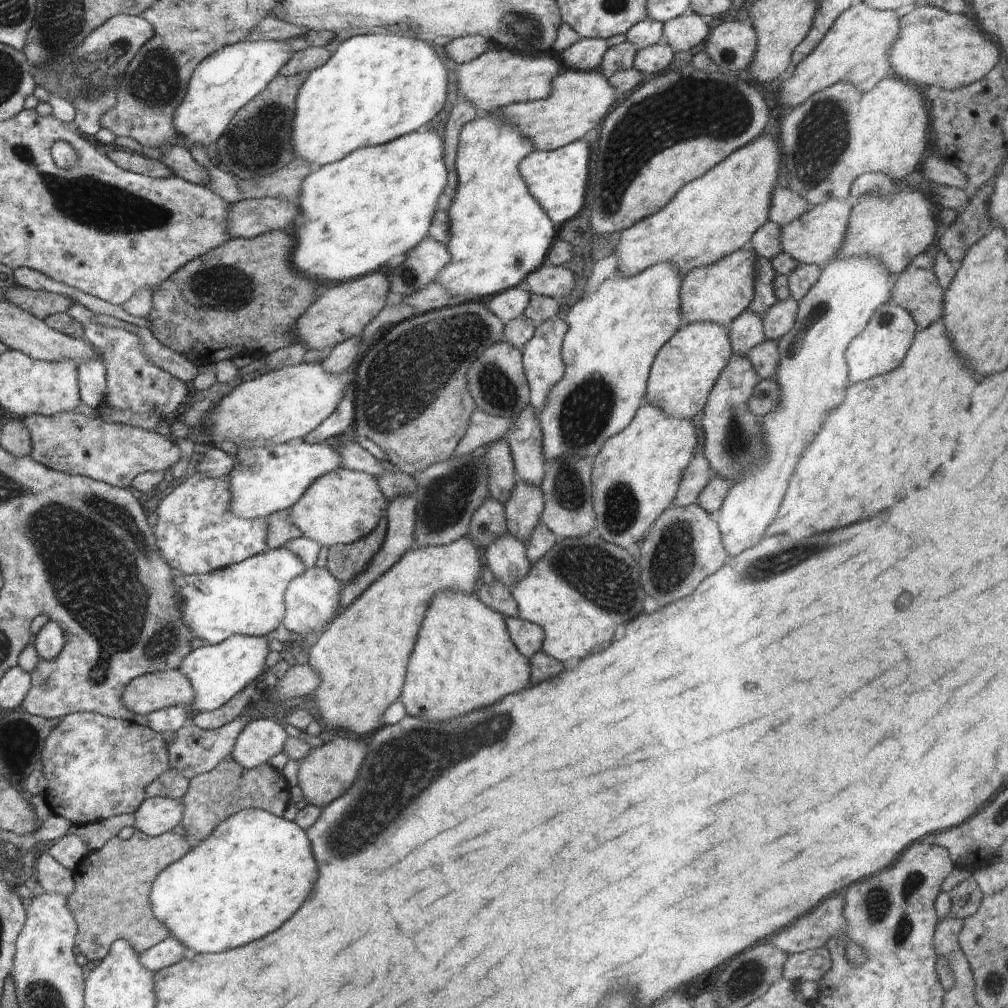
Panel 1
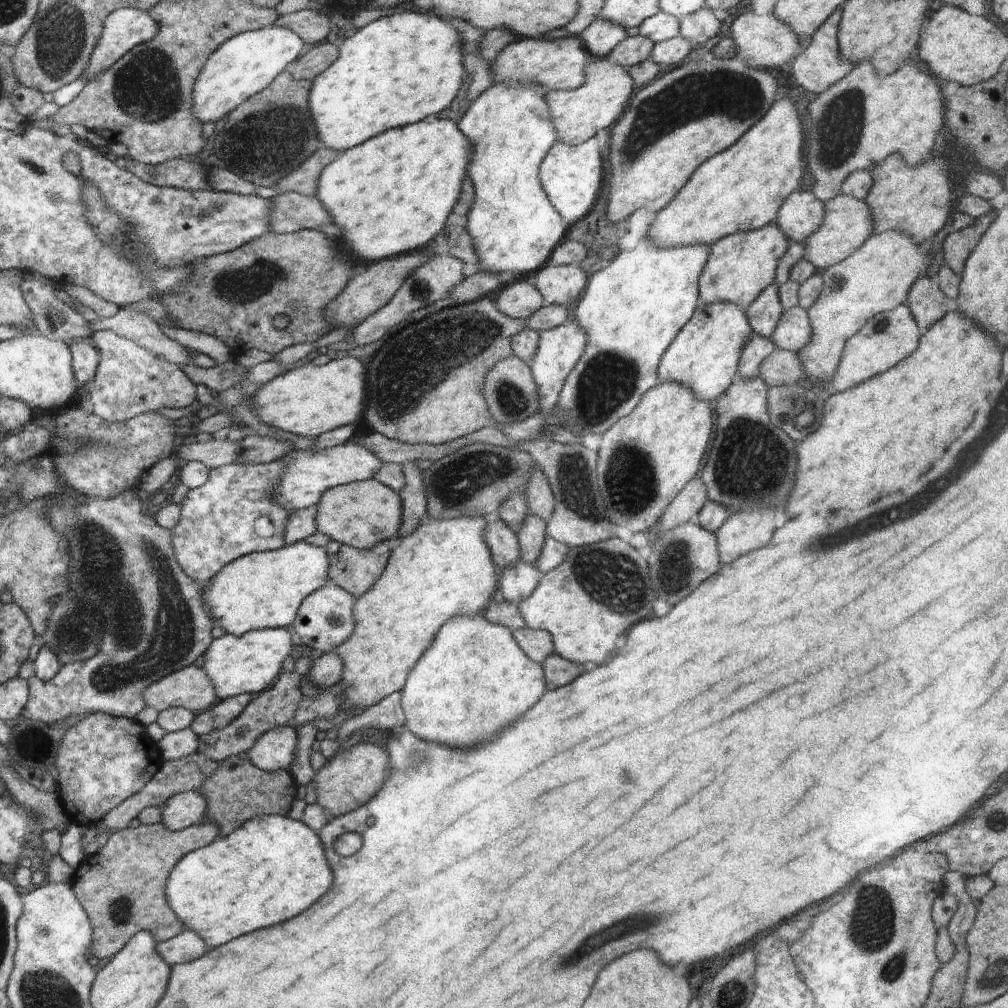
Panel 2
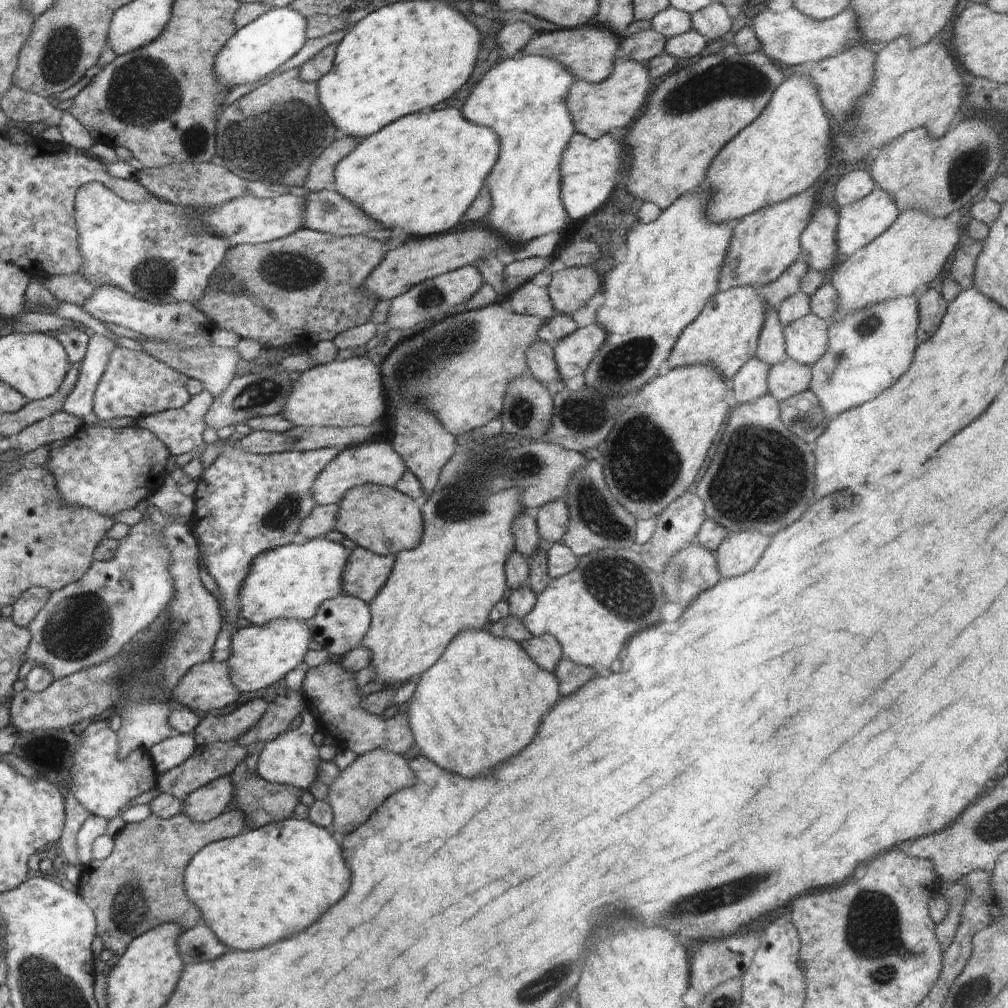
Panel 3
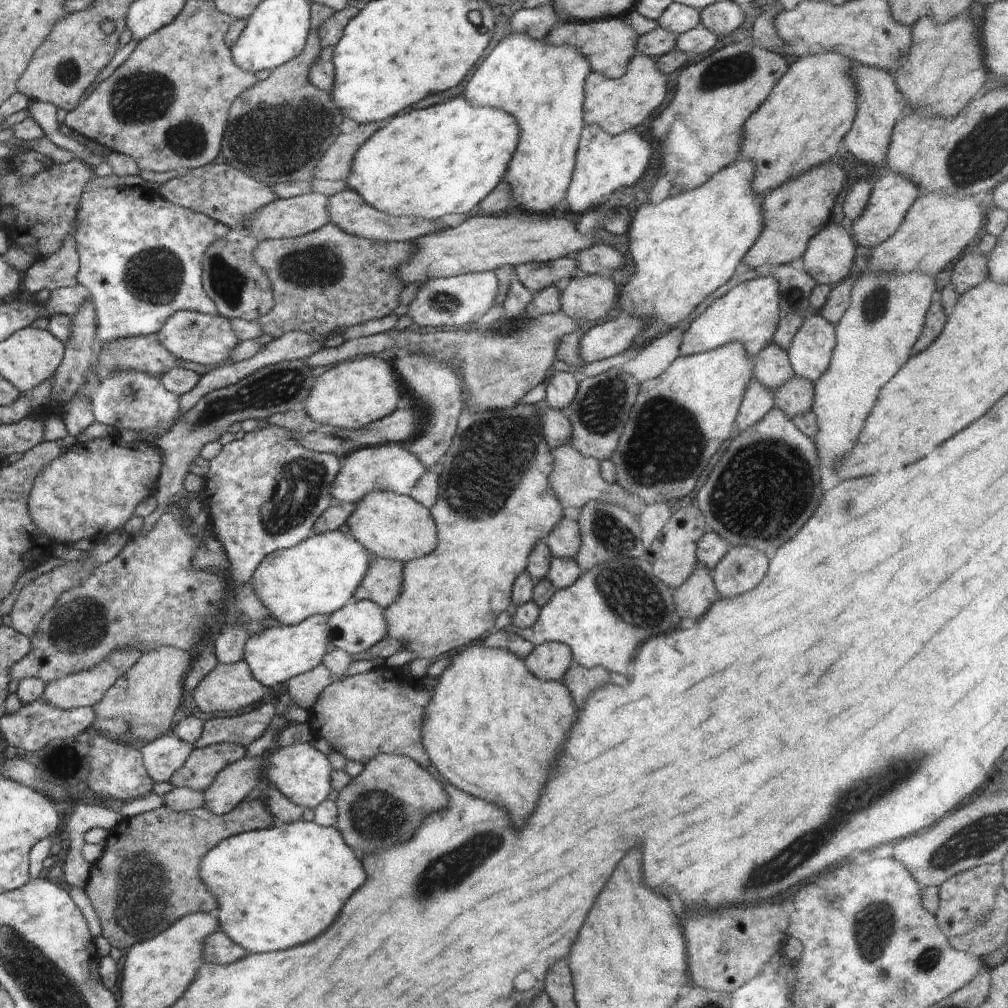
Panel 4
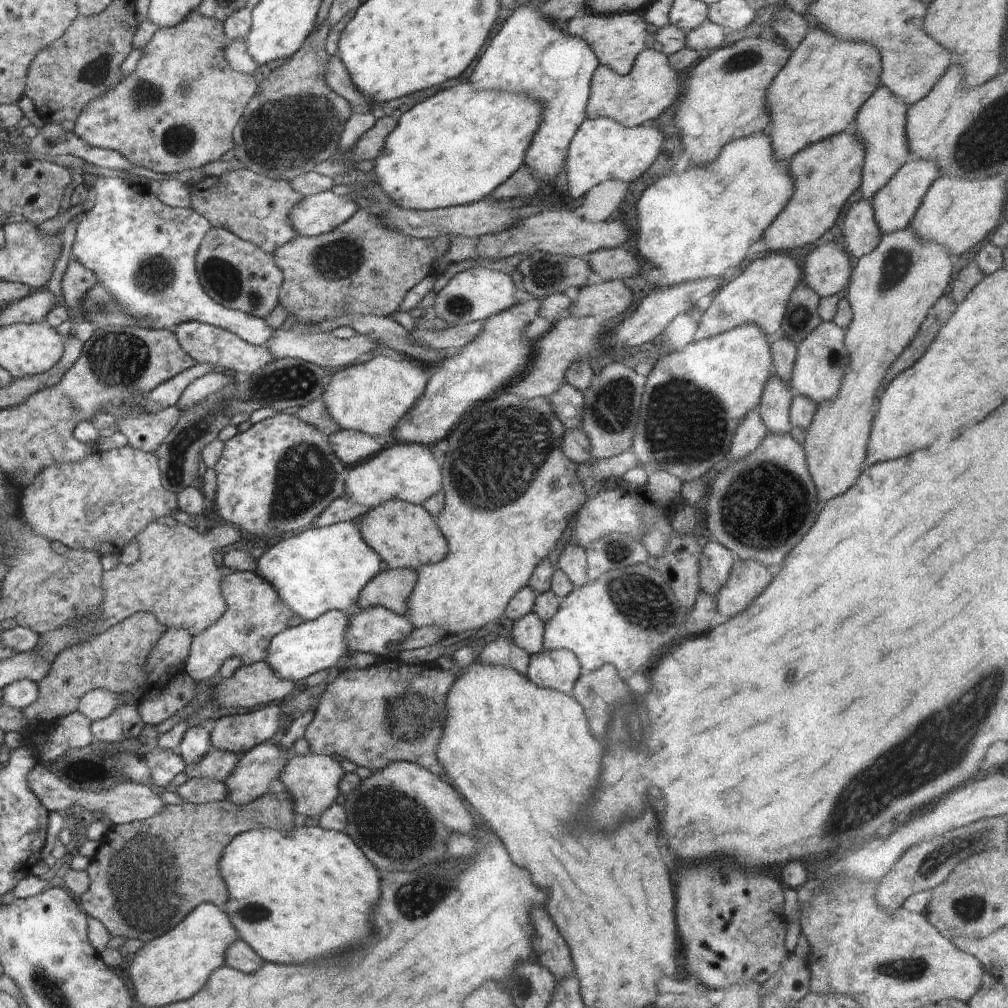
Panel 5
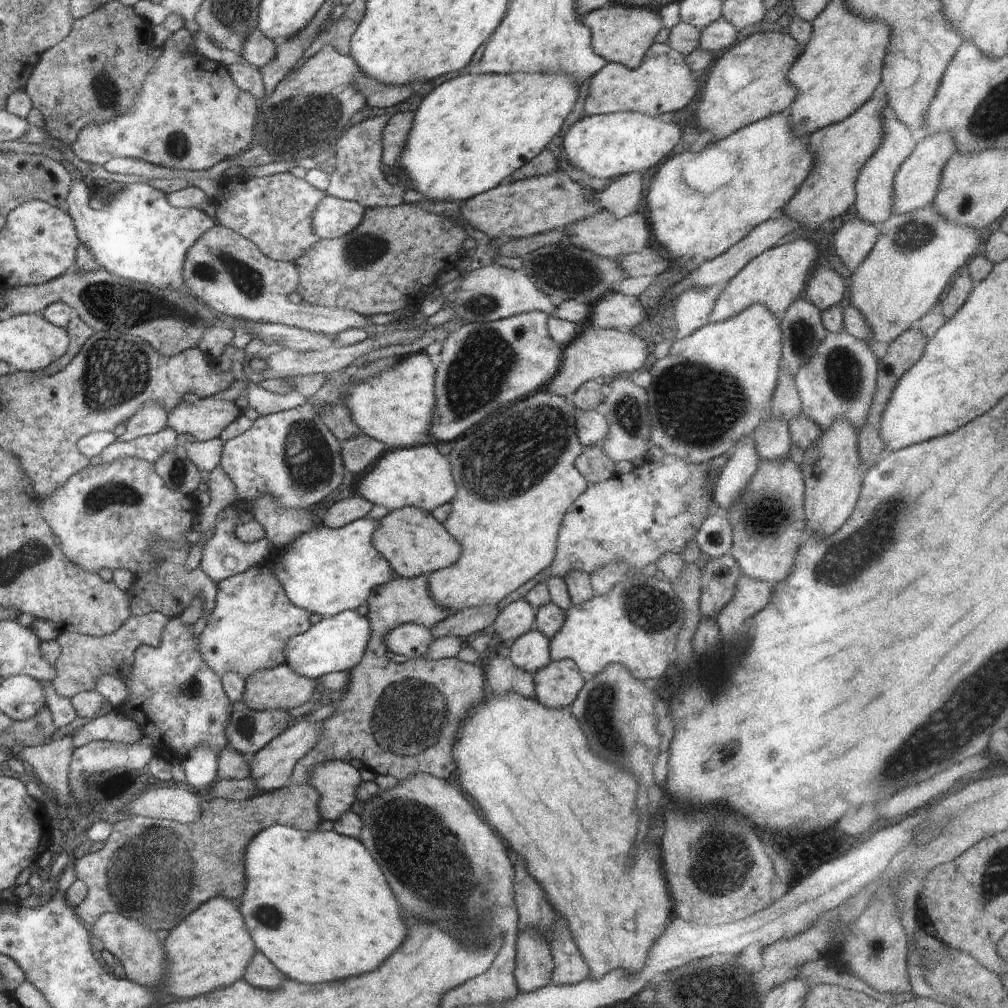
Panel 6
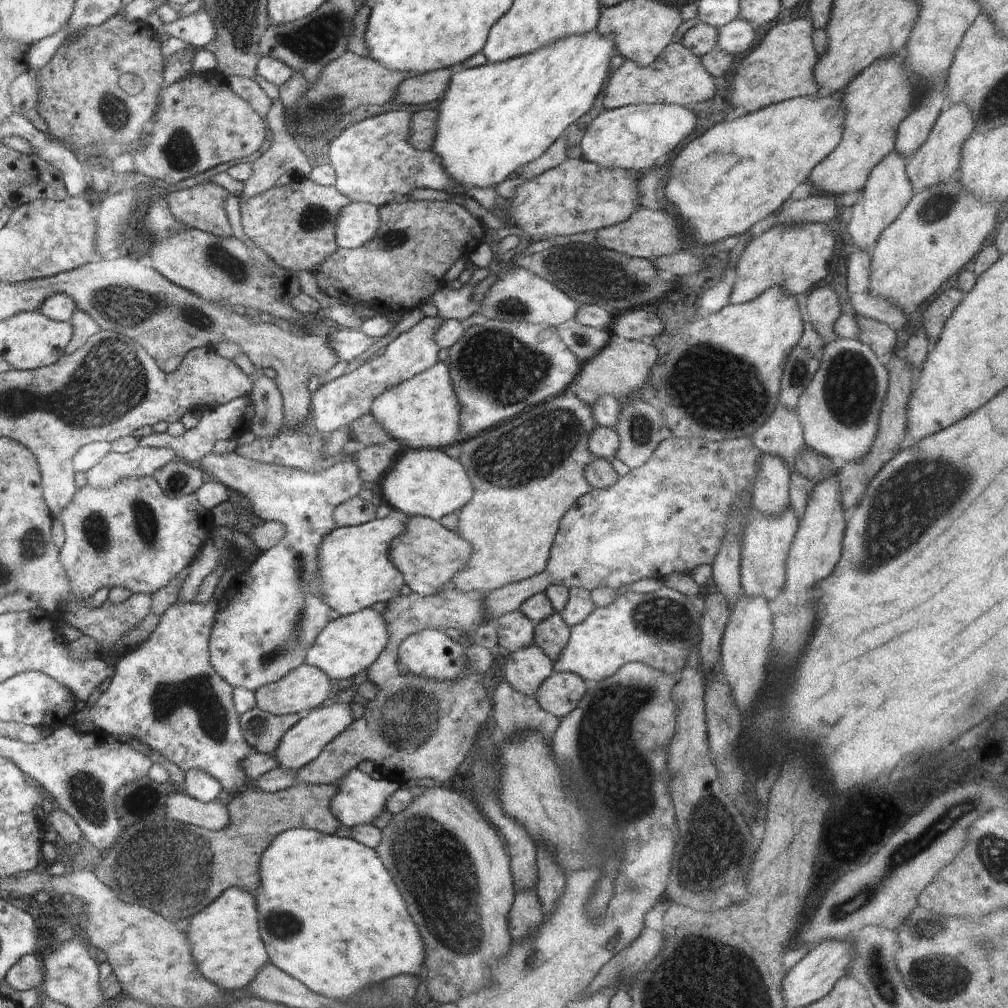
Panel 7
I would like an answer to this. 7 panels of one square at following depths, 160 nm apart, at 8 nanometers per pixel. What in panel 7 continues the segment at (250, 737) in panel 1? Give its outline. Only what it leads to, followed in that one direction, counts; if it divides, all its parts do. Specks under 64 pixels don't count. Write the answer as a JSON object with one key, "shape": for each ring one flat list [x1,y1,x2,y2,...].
{"shape":[[358,769,349,771,336,786,337,792,330,802,329,810,348,828,371,823,383,809,387,797,400,787,383,777,374,780]]}

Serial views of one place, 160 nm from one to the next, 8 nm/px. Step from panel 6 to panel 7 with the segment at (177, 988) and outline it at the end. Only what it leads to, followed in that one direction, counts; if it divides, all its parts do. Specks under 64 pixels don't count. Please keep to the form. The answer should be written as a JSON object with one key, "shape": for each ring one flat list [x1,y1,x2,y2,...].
{"shape":[[237,887,228,888,218,901,204,908,200,916,194,916,186,936,192,944,192,956,196,956,196,964,200,964,200,972,230,992,246,988,269,962,259,928,256,895]]}

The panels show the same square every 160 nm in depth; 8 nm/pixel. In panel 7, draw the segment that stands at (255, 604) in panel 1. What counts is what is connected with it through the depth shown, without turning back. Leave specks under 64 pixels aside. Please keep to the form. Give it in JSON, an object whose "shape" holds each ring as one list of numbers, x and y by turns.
{"shape":[[393,514,383,519,372,519,358,526,336,527,320,543,317,570,323,602,340,617,372,607,379,602,388,603,401,595,404,577,390,560,392,539,405,531,405,518]]}

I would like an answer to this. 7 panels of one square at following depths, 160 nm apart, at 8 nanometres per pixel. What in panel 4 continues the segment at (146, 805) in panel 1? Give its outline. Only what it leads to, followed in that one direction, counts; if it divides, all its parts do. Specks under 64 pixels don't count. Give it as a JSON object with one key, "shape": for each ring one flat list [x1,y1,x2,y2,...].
{"shape":[[260,757,242,758,219,772,218,778,203,792,203,806,215,815,225,815,246,798,259,783]]}

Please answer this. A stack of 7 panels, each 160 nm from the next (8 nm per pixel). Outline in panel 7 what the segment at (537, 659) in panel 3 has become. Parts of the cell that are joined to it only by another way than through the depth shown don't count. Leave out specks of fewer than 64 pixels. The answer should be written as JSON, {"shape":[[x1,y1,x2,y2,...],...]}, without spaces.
{"shape":[[553,672,534,692,538,704,557,719,572,712,587,691,588,682,572,672]]}

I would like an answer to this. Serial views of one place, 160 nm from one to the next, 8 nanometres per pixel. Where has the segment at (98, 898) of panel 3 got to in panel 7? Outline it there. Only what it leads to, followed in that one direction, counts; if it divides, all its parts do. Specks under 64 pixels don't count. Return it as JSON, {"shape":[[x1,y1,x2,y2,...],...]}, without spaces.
{"shape":[[297,783,274,793,266,793,249,786,246,790,236,792,232,800,228,802,226,808,229,825,218,831,188,825,175,819,170,820,167,814,164,814,162,804,158,802,156,812,142,816,142,822,138,820,138,822,134,822,134,826,124,830,124,836,120,836,120,844,116,844,116,848,110,848,108,854,104,856,104,860,96,862,96,870,92,870,92,872,103,884,115,891,119,900,150,908,152,912,160,912,160,916,164,916,166,920,190,918,196,912,203,911,204,908,218,901,228,888,237,887,250,894,255,894,258,891,258,884,262,885,258,862,262,859,270,842,275,838,275,834,299,827,326,835,335,835,337,829,342,825,329,810,330,802,336,792,336,784]]}

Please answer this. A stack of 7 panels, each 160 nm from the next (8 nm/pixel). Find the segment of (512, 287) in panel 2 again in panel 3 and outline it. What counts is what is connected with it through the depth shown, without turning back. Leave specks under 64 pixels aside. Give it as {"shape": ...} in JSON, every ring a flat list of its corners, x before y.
{"shape":[[526,282,512,295,508,295,514,313,520,315,533,315,542,319,551,319,556,313,553,308,548,290,546,287,536,286,532,282]]}

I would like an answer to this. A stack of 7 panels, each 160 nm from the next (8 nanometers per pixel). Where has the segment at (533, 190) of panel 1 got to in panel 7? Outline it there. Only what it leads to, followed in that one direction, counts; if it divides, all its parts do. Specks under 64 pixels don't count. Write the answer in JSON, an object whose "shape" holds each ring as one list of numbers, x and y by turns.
{"shape":[[664,103,634,104,600,113,581,139,582,158,607,169,622,169,641,175,659,165,694,130,694,114,682,106]]}

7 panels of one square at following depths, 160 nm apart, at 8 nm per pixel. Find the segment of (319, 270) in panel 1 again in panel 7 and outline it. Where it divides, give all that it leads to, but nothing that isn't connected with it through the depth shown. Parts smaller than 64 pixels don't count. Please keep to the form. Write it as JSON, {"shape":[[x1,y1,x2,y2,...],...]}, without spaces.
{"shape":[[594,30,521,57,497,63,487,62,483,66,453,74,436,110,430,151,437,154,444,172,462,188,496,188,510,174,518,172,521,166,544,154,570,124,587,114,608,80,610,58,614,55,616,50,611,37,600,36]]}

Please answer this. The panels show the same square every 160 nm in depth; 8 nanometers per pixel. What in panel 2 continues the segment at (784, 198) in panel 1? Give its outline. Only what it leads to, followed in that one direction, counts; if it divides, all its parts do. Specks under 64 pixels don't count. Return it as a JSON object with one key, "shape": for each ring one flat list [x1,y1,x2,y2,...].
{"shape":[[796,189,784,200,774,222,786,237,803,246,805,238,819,227,824,213,824,203,812,191]]}

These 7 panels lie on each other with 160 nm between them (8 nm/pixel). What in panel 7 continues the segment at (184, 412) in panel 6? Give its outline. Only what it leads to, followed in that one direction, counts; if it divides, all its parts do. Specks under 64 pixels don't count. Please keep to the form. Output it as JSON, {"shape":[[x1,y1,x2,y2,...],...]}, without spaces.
{"shape":[[241,396,238,399,232,399,224,405,205,410,196,427,187,430,182,436,176,438,168,435,168,433,153,432,149,436,142,437,138,442,143,447,168,447,174,449,179,458,193,464,198,464,203,460,203,457,213,452,212,448,218,440,232,441,232,438,236,440,238,436,248,431,254,414,254,408,255,406,250,396]]}

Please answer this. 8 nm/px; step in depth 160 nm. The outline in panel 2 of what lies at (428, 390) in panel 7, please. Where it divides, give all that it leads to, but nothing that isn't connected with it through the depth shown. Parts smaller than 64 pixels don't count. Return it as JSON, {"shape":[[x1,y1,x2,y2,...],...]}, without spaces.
{"shape":[[354,357,329,360,323,365,304,363,289,371,280,373,272,380,265,382,255,393,255,412,257,418,265,425,290,434,314,438,337,426,352,424,362,419,366,401,365,366]]}

